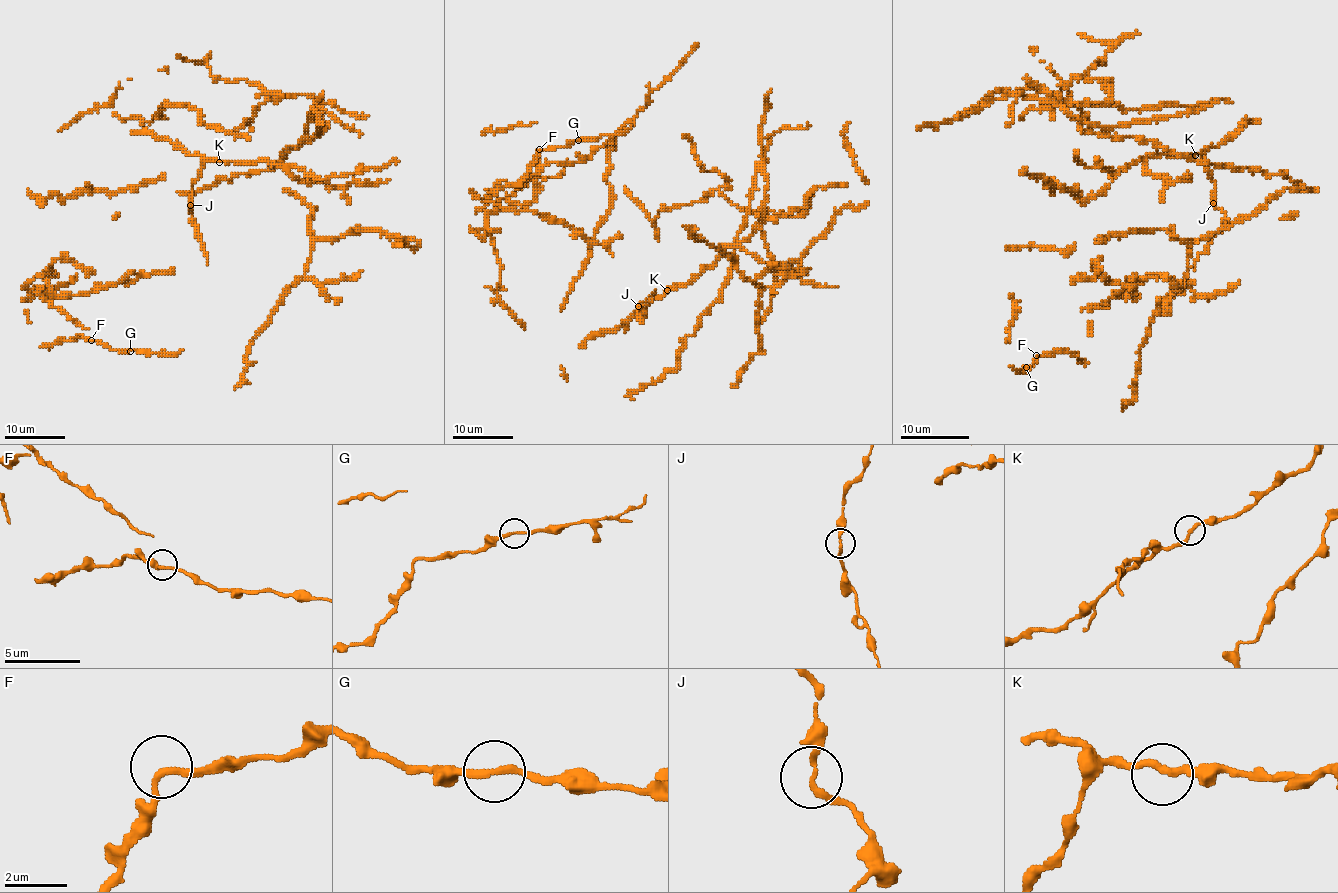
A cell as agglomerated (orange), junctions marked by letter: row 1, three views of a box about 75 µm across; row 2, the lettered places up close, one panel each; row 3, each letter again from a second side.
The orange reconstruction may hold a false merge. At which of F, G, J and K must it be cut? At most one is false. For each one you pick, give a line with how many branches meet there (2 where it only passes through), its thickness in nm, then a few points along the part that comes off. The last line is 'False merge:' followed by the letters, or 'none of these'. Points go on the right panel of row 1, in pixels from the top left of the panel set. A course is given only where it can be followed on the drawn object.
False merge: none of these

